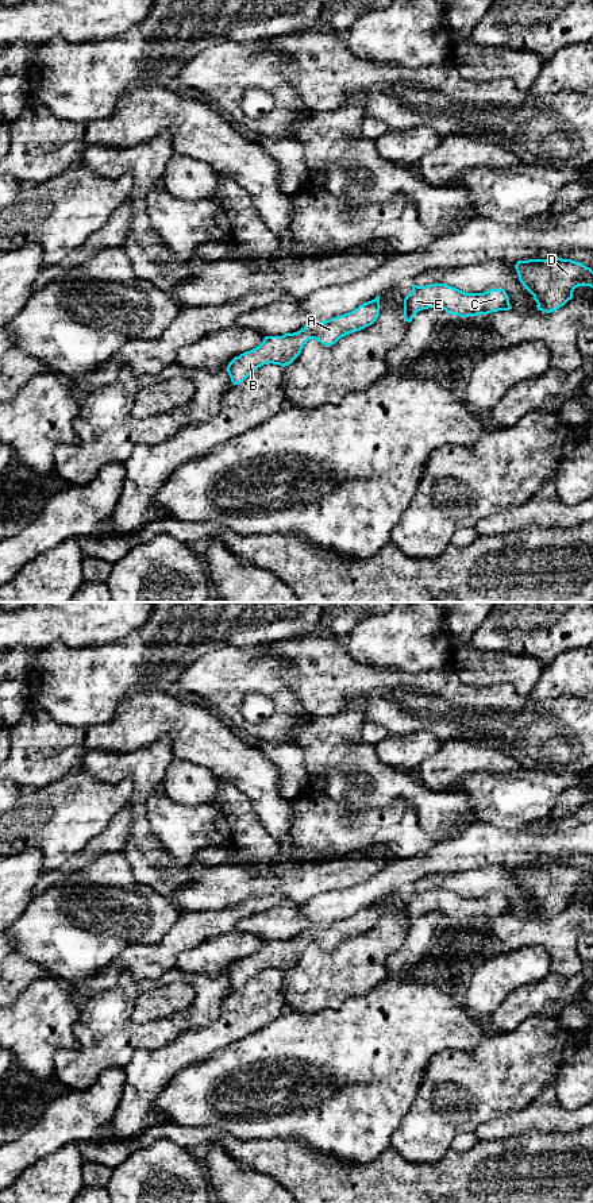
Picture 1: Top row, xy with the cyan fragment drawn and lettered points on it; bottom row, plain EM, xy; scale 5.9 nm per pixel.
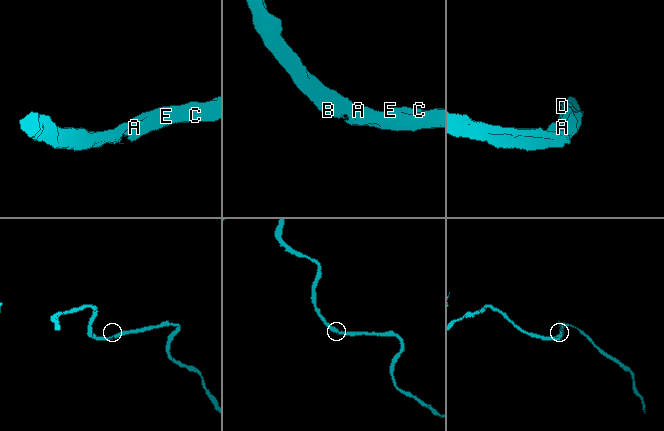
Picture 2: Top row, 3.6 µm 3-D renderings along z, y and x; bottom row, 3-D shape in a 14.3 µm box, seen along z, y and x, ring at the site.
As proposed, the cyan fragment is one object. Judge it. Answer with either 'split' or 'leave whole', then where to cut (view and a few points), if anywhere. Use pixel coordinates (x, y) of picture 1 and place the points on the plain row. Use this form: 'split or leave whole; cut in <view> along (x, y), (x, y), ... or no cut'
leave whole; no cut

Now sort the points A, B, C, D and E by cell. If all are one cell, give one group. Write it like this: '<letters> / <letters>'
A B C D E

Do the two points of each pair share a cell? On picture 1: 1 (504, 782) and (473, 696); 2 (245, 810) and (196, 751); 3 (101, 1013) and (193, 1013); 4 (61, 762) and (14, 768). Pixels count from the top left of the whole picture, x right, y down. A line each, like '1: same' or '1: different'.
1: different
2: different
3: same
4: same

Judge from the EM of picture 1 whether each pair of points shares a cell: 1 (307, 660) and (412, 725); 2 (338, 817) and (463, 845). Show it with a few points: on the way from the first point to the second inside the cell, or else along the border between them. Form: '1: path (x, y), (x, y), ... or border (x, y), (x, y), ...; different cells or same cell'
1: path (332, 678), (358, 678), (387, 706); same cell
2: border (461, 831), (416, 855); different cells

